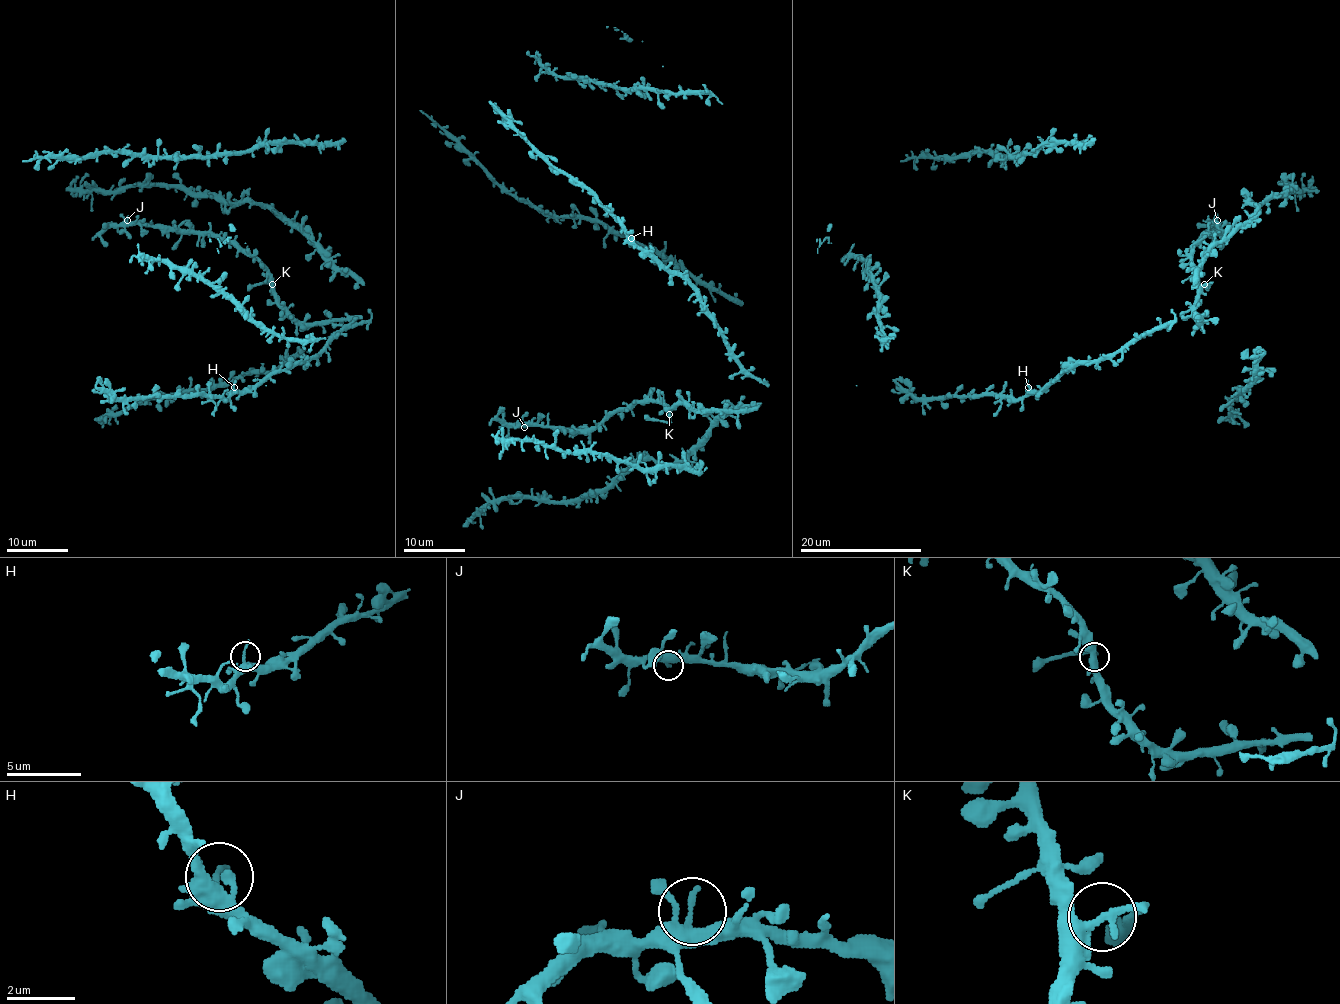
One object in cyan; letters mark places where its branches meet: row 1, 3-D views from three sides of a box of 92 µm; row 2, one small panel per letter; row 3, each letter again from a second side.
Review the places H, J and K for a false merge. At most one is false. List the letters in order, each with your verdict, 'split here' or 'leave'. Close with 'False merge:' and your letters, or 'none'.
H: leave
J: leave
K: split here
False merge: K

